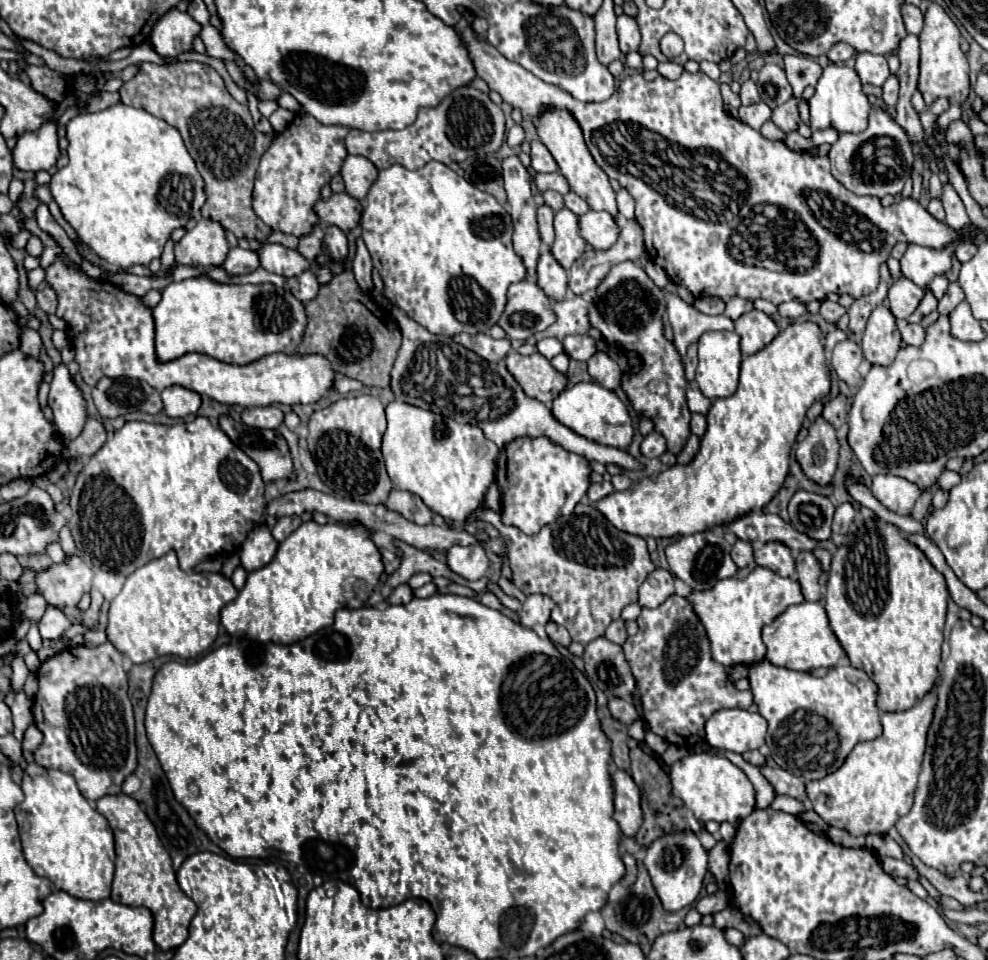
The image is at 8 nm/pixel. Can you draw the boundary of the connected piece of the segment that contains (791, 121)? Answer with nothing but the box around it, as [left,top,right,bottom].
[772,96,800,132]

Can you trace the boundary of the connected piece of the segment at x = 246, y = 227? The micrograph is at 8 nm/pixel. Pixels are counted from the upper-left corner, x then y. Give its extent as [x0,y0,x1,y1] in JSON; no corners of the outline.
[120,62,272,240]

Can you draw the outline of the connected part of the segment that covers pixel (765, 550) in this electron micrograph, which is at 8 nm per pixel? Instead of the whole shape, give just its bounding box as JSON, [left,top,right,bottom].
[754,542,796,578]

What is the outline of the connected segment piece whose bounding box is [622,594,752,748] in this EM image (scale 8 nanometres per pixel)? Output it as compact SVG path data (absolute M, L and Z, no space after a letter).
M674 594L658 608L642 608L638 616L638 626L638 634L630 636L622 648L636 678L636 688L642 700L642 716L654 734L662 736L670 744L690 748L704 742L704 722L716 710L748 708L752 704L752 692L738 692L728 680L724 666L712 662L712 656L708 654L708 638L704 634L704 626L700 626L700 620L696 618L696 614L692 614L692 606L688 606L686 598Z

